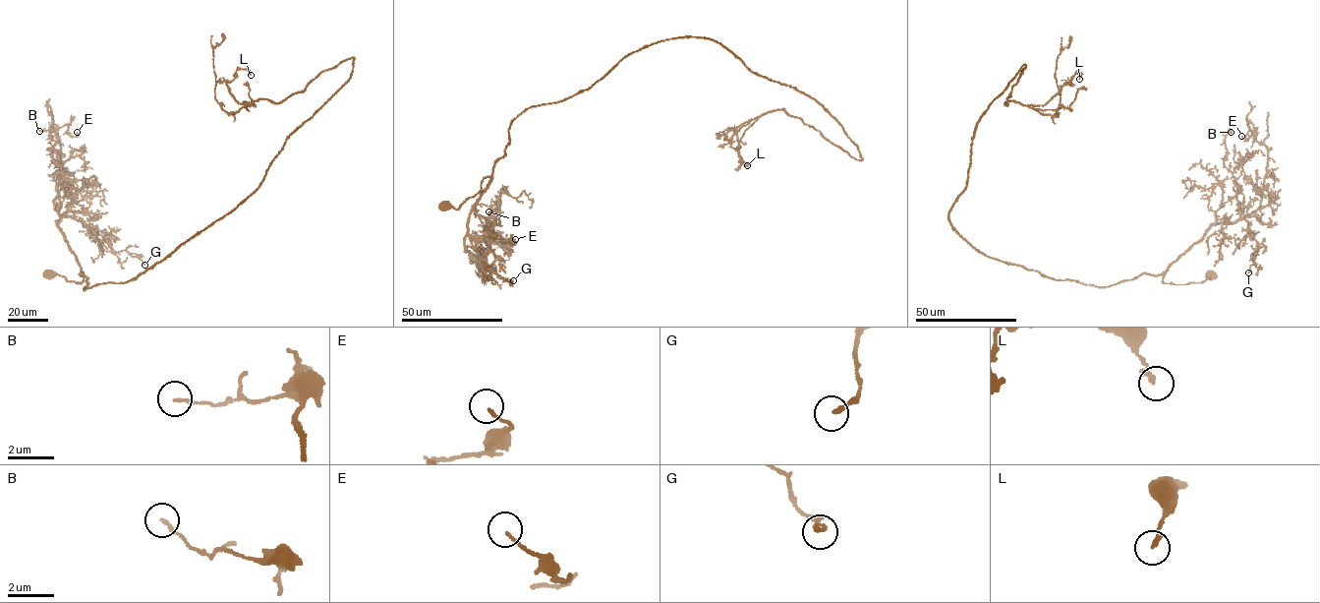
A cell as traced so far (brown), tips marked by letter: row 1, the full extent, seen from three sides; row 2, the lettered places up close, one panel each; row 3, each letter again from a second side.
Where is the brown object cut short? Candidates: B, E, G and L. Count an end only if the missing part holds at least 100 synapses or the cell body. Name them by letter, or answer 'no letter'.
no letter

